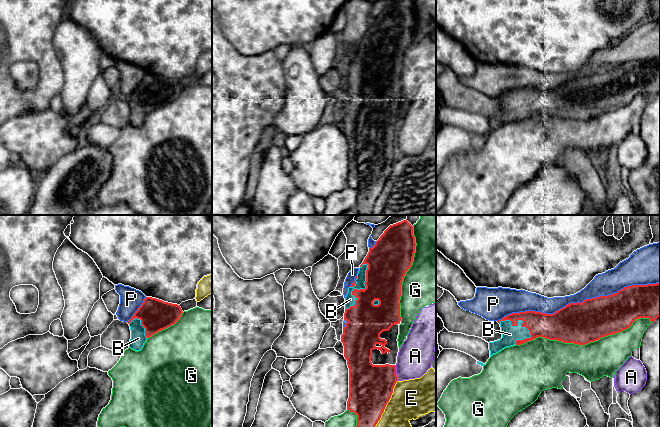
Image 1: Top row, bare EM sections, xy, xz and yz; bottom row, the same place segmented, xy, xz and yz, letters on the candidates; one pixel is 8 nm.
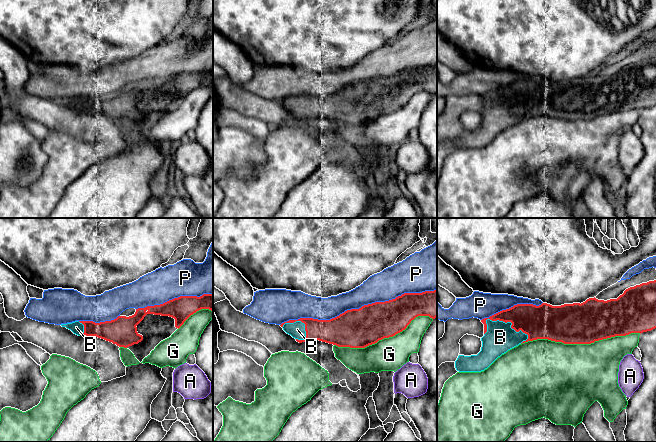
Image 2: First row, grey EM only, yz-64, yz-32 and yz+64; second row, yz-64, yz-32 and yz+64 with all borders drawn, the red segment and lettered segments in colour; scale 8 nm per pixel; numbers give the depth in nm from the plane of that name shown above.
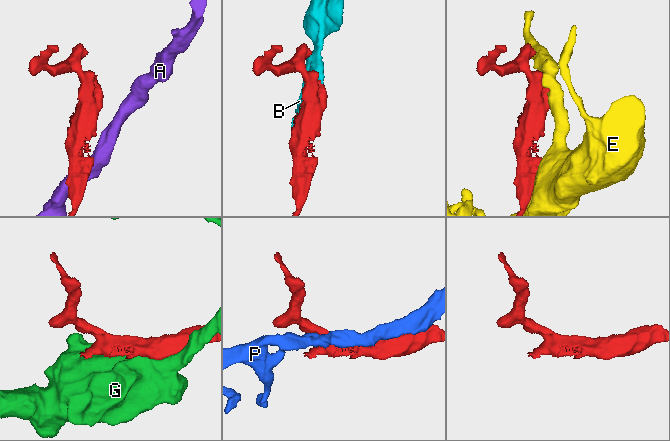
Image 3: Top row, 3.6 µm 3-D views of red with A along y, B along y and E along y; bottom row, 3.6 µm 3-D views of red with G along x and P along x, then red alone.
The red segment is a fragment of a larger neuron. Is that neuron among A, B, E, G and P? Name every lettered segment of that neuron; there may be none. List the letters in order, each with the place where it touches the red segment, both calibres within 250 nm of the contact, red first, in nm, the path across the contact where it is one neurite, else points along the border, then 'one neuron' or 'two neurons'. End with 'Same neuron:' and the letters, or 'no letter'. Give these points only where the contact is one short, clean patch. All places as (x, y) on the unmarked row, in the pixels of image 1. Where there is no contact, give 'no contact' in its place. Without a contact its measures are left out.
A: meets red in xz at (395, 149); 360 nm thick on the red side, 280 nm on the other; border along xz (395, 141), (397, 156); two neurons
B: meets red in xz at (360, 65); 300 nm thick on the red side, 90 nm on the other; one neuron
E: meets red in xz at (383, 186); 360 nm thick on the red side, 300 nm on the other; two neurons
G: meets red in yz at (583, 120); 340 nm thick on the red side, 300 nm on the other; two neurons
P: meets red in yz at (578, 78); 340 nm thick on the red side, 180 nm on the other; two neurons
Same neuron: B

